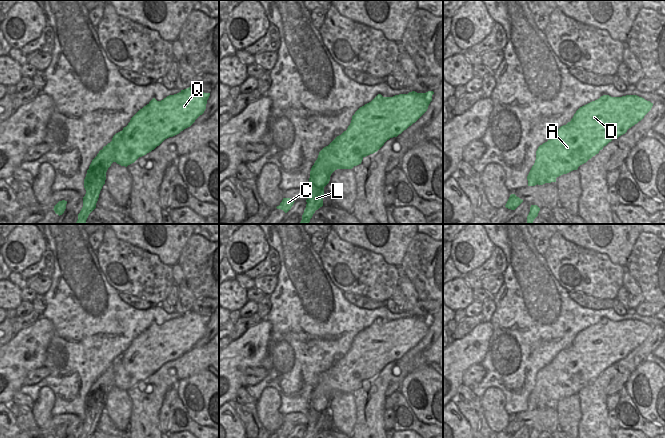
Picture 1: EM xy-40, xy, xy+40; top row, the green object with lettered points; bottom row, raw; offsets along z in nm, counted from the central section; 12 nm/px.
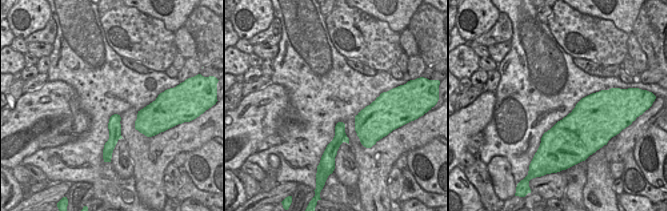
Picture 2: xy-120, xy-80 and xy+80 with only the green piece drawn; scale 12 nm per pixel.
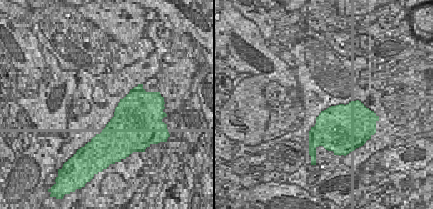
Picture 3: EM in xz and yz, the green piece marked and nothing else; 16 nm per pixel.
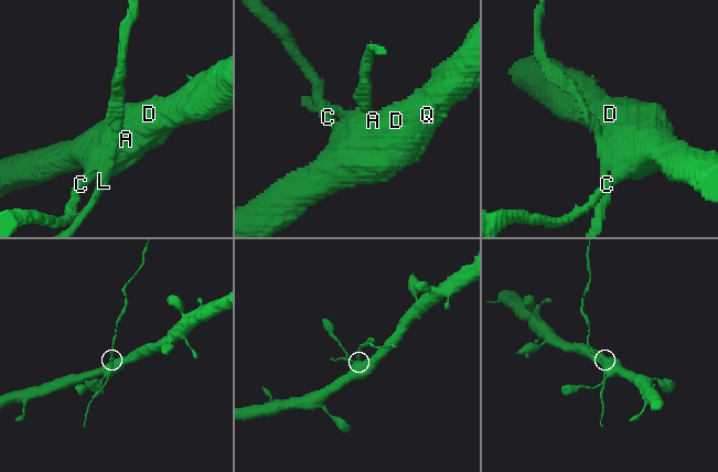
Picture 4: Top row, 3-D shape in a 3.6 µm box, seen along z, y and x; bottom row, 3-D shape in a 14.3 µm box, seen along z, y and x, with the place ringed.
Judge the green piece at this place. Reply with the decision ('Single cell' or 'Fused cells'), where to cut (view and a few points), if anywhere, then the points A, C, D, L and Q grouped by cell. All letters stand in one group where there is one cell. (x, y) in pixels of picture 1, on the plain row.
Fused cells. Split along xy+40 (556, 401), (551, 401), (543, 390), (539, 396), (537, 407). Groups: A C D Q / L

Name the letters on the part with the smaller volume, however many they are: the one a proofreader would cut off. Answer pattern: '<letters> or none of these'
L

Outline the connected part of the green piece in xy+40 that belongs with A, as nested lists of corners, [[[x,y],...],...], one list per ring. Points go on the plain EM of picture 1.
[[[603,319],[580,331],[570,346],[561,350],[547,366],[538,371],[535,387],[527,400],[528,410],[538,408],[538,399],[543,390],[547,392],[550,401],[556,402],[577,394],[609,366],[625,358],[629,352],[641,345],[652,330],[653,327],[637,319],[622,321]]]

